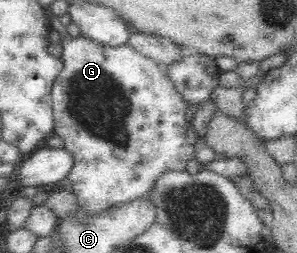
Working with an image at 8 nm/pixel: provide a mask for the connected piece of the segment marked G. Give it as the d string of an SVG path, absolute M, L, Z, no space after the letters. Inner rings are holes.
M69 34L64 38L58 39L63 48L60 59L63 61L64 65L59 76L54 80L51 89L52 109L55 122L53 134L63 139L65 145L63 148L73 156L73 168L71 168L67 180L69 180L69 184L71 184L73 193L76 194L78 204L84 208L84 211L87 214L99 214L99 212L105 212L105 210L109 210L109 208L113 208L113 206L133 202L133 200L137 200L137 198L147 199L149 193L153 191L155 182L165 172L185 171L187 162L195 156L198 149L198 146L189 145L185 138L187 121L190 119L191 113L188 110L190 107L186 105L180 92L177 92L175 85L171 83L167 72L161 69L161 65L143 56L128 44L113 47L103 46L98 42L85 38L81 34L77 37L72 37Z

